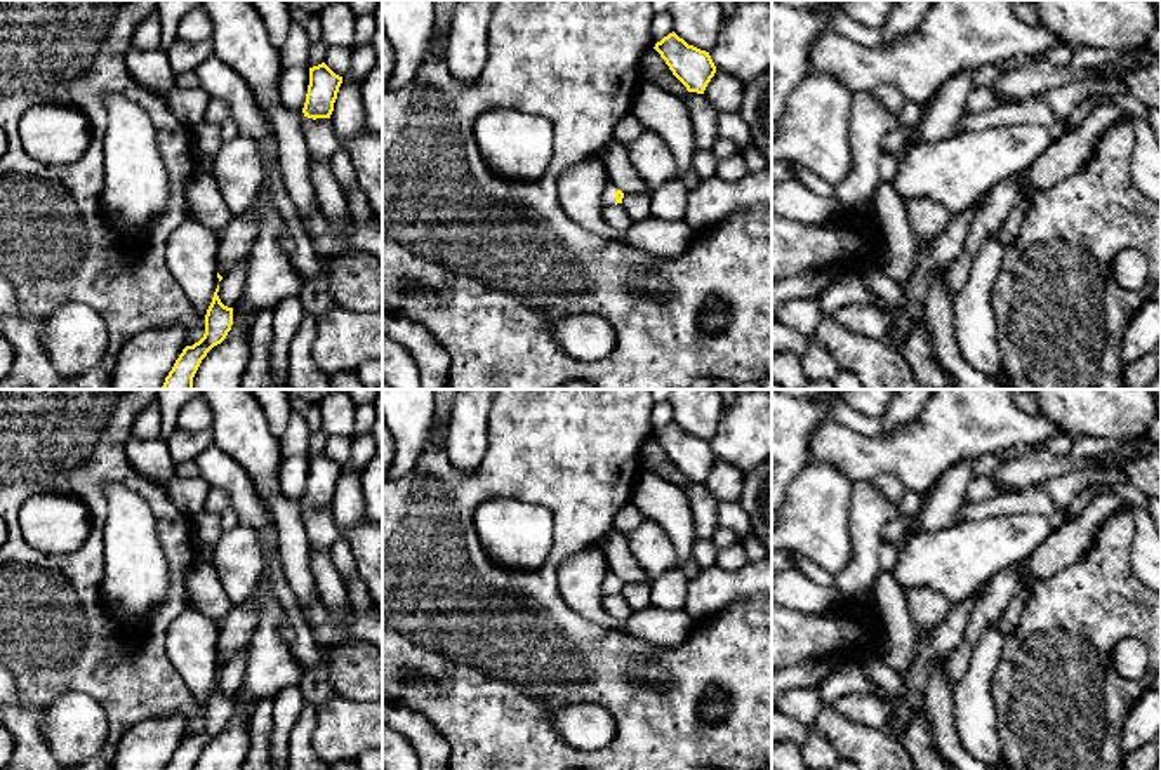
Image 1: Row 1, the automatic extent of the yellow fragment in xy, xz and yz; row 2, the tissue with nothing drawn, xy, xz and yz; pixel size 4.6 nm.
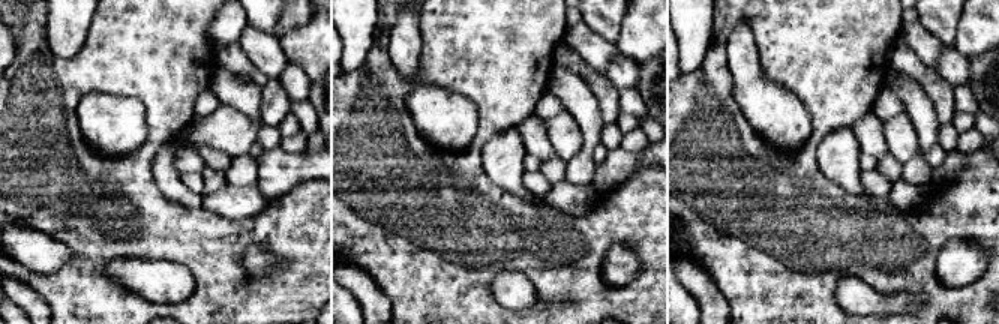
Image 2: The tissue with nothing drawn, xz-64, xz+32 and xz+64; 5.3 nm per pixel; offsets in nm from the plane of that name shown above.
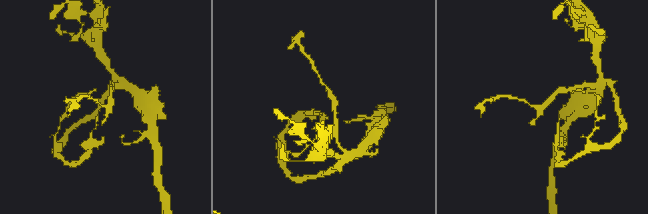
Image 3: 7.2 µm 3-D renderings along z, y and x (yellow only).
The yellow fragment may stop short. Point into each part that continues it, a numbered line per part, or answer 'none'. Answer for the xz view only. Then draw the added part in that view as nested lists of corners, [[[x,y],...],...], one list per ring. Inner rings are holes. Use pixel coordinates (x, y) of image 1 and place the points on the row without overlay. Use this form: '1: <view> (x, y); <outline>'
1: xz (609, 581); [[[610,570],[605,574],[603,582],[601,582],[601,591],[603,594],[615,594],[615,581],[619,577],[612,574]]]

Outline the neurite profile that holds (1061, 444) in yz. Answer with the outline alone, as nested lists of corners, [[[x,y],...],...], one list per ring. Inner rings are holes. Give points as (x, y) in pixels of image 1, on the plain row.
[[[1058,433],[1052,438],[1046,438],[1043,443],[1039,443],[1045,450],[1057,454],[1057,455],[1069,455],[1072,448],[1072,436],[1065,433]]]

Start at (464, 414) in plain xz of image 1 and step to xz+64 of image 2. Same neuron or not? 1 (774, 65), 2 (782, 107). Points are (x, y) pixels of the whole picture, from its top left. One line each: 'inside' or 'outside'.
1: outside
2: inside

